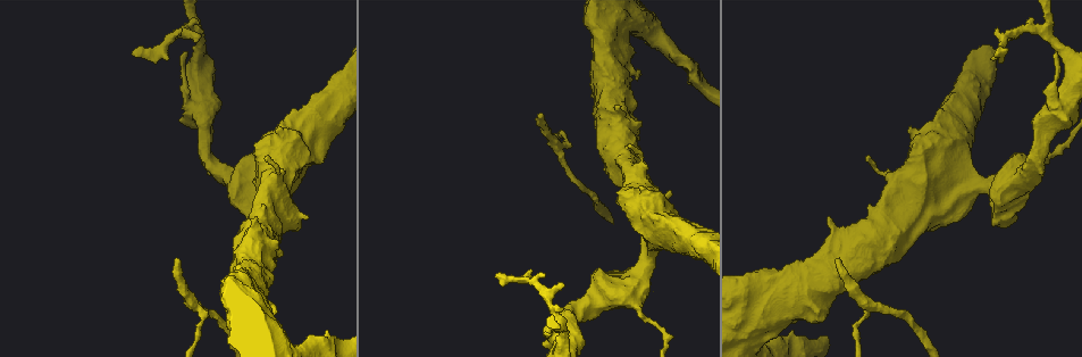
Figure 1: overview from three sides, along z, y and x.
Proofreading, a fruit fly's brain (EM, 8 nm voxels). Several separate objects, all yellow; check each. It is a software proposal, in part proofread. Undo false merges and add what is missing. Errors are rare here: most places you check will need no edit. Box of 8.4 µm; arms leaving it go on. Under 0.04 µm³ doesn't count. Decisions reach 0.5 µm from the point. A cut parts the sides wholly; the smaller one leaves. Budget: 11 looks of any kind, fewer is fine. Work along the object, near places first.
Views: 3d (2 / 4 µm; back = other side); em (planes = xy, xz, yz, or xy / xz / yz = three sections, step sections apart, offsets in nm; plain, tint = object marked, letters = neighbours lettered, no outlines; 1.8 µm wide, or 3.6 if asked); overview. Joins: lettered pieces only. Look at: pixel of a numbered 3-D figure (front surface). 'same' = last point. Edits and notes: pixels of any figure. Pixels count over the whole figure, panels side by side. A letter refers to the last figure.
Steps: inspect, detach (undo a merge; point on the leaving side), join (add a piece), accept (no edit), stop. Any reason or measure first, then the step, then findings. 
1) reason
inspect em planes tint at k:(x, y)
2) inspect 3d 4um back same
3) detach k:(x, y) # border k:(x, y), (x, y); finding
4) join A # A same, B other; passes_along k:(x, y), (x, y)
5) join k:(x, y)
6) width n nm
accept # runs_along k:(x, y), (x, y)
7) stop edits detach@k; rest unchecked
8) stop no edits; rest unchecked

branch stops here
inspect em xz step 16 letters at 1:(268, 158)

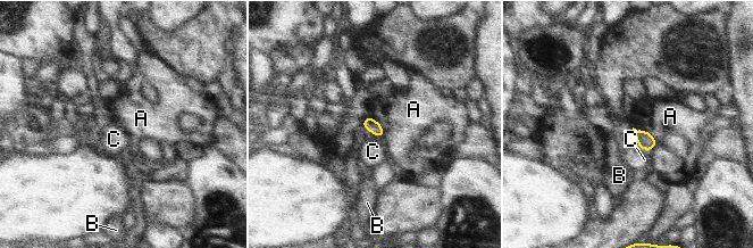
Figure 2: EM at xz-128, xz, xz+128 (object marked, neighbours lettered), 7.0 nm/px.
inspect em planes letters same

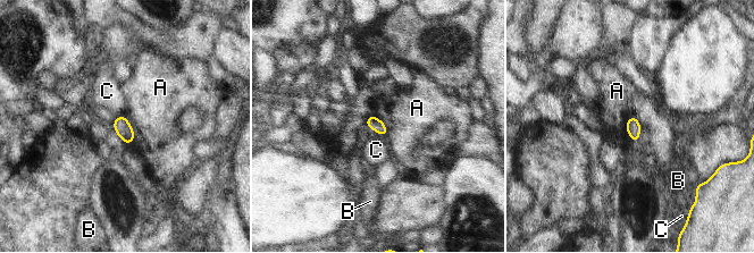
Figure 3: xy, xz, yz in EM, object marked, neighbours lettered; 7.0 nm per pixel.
width 90 nm
accept # A other, B other, C other; none of them fits

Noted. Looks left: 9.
inspect em planes letters at 1:(538, 114)

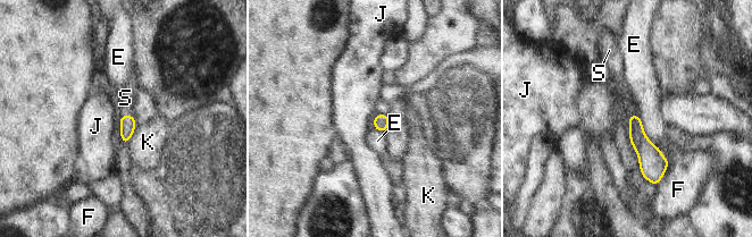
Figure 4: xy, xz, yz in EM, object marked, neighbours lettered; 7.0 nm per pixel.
width 110 nm
join S # E other, F other, J other, K other, S same; it goes on there

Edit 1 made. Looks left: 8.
inspect overview

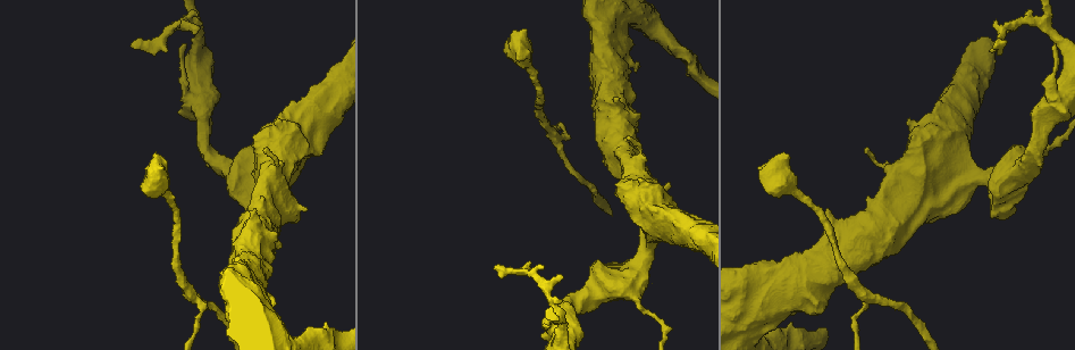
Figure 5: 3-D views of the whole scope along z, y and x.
inspect 3d 2um at 5:(991, 214)

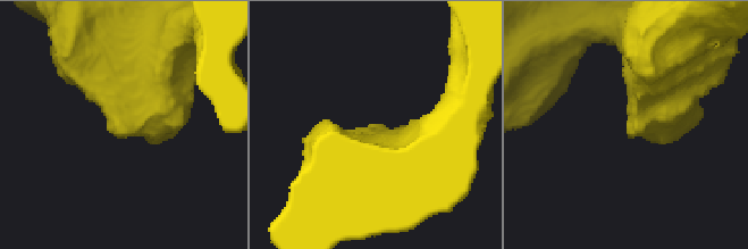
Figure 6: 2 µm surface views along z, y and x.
need the tissue
inspect em 3.6um planes plain at 6:(126, 135)

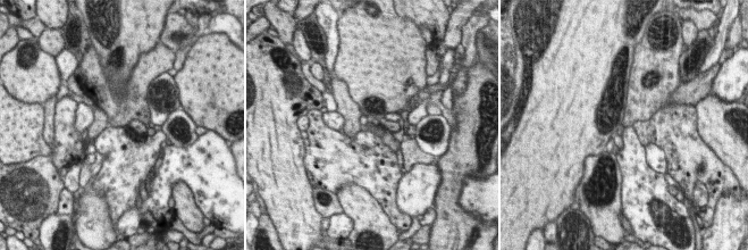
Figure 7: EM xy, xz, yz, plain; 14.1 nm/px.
see the neighbours
inspect em 3.6um planes letters same

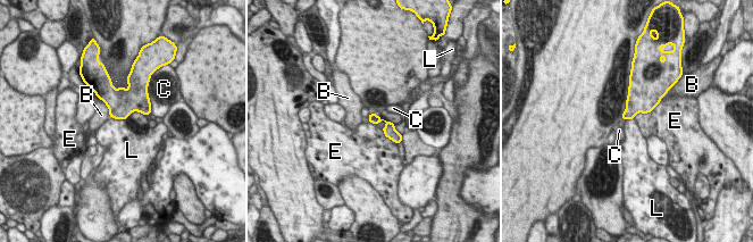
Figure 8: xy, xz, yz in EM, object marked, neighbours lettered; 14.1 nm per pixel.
accept # B other, C other, E other, L other; runs_along 8:(371, 117), (383, 119), (399, 139); none of them fits

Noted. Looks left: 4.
inspect em planes letters at 5:(183, 45)

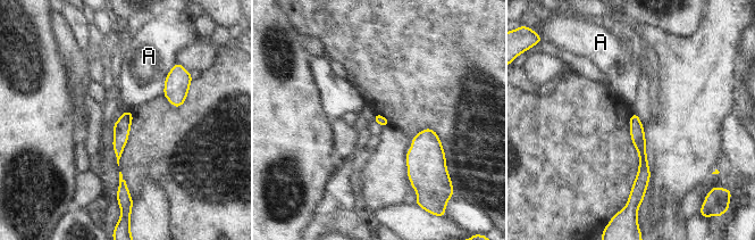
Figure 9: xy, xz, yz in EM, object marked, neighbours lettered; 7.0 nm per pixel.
accept # A other; no lettered piece goes on from it

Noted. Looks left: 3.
stop edits join@4; rest unchecked

